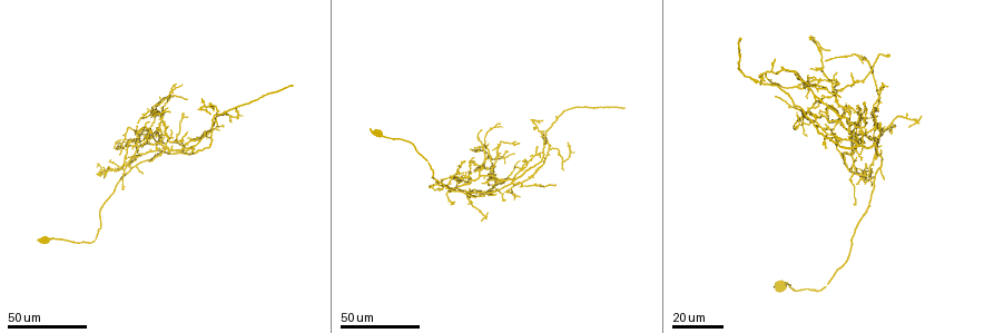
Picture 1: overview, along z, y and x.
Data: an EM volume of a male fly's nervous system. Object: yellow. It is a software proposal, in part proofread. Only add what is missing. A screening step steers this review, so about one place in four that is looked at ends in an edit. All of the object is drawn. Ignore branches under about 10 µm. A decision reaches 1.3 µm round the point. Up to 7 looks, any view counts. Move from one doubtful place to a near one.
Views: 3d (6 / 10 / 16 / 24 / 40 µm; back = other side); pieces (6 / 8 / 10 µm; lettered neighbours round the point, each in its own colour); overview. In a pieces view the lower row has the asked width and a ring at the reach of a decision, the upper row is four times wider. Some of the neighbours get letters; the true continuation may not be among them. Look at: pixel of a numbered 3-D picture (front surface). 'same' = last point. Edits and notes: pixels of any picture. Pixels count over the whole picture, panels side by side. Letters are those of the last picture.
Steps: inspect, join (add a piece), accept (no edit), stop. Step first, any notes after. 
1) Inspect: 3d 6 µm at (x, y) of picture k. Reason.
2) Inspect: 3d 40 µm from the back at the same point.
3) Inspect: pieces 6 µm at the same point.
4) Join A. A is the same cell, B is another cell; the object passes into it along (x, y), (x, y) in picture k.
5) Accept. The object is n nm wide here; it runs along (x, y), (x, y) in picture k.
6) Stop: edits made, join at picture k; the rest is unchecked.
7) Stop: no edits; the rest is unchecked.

Inspect: 3d 40 µm at (223, 125) of picture 1. An open end.

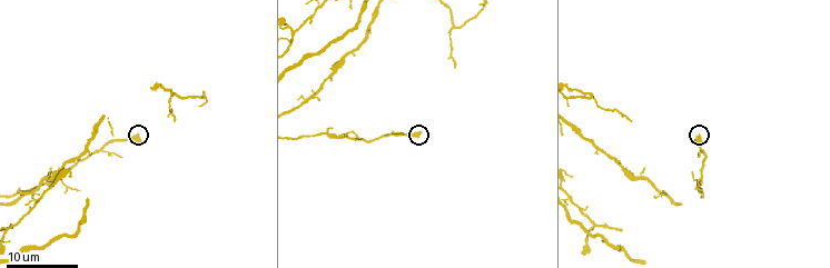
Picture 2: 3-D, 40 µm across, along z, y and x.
Inspect: pieces 8 µm at (418, 133) of picture 2. What lies round it.

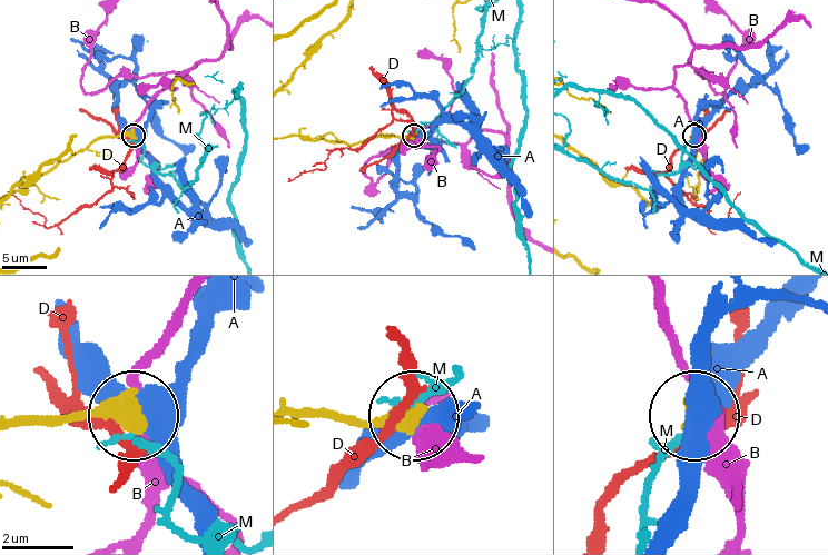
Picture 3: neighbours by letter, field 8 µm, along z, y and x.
Accept. A, B, D and M are other cells; it runs along (298, 414), (370, 423), (412, 417) in picture 3; no lettered piece goes on from it.

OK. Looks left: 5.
Inspect: 3d 24 µm at (815, 115) of picture 1. Free end.

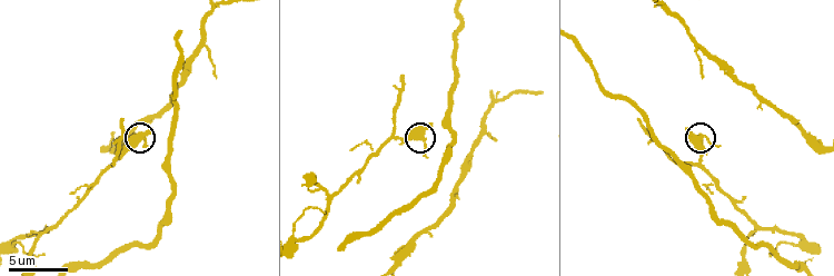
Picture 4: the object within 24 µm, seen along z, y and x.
Inspect: pieces 8 µm at (687, 130) of picture 4.

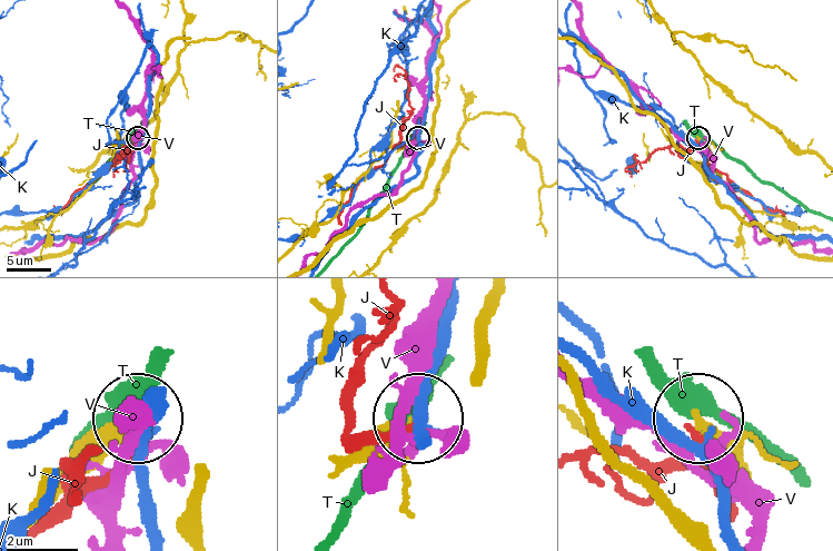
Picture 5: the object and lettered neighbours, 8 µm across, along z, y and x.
Accept. The object is 230 nm wide here; J, K, T and V are other cells; no lettered piece goes on from it.

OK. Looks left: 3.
Inspect: 3d 40 µm at (882, 146) of picture 1. Branch stops here.

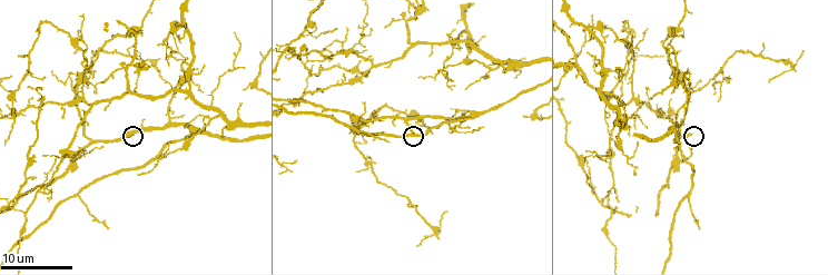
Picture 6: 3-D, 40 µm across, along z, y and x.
Inspect: pieces 10 µm at (690, 132) of picture 6.

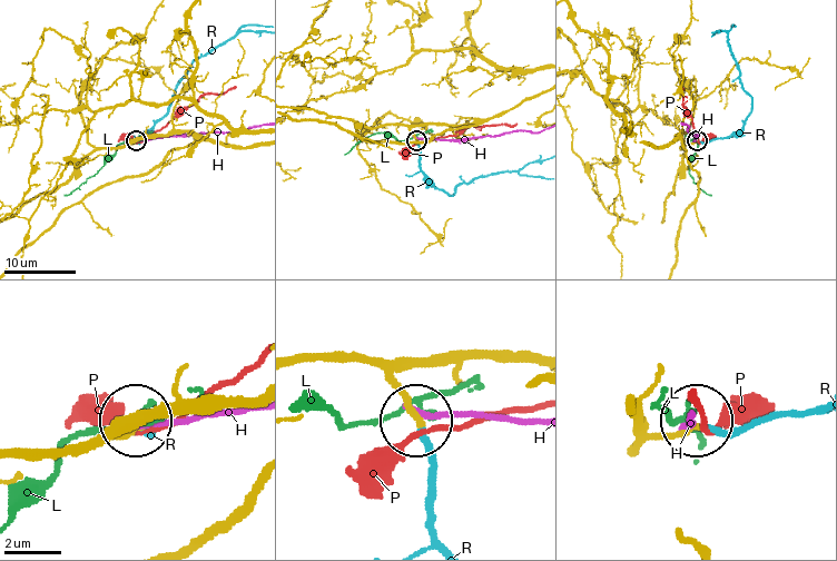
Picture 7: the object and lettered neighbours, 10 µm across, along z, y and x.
Join R. The object is 230 nm wide here; R is the same cell, H, L and P are other cells; the object passes into it along (424, 360), (405, 366), (397, 389), (426, 453), (434, 539) in picture 7; it goes on there.

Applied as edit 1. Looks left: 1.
Stop: edits made, join at picture 7; the rest is unchecked.

